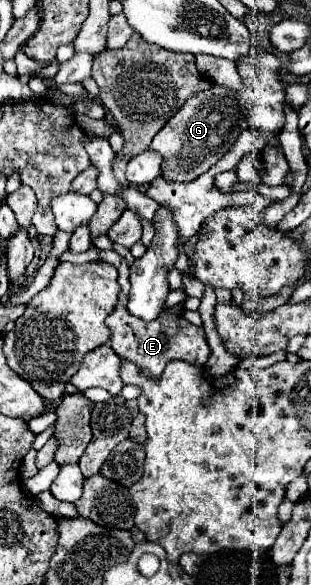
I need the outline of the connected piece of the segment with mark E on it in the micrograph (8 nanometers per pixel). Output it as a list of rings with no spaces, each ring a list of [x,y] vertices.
[[[101,251],[101,261],[113,265],[119,273],[119,285],[121,285],[121,295],[119,295],[119,305],[115,307],[115,311],[107,317],[107,327],[111,329],[111,339],[109,345],[111,349],[121,357],[127,359],[131,363],[135,363],[141,371],[141,375],[149,377],[149,379],[159,379],[165,365],[179,359],[179,361],[187,361],[191,365],[203,367],[211,355],[209,345],[205,341],[205,331],[201,327],[191,325],[189,321],[185,321],[183,315],[175,315],[169,309],[165,309],[155,321],[145,323],[145,321],[135,321],[135,317],[131,317],[125,309],[127,305],[127,289],[129,285],[129,265],[125,263],[125,259],[115,253],[115,251]]]

